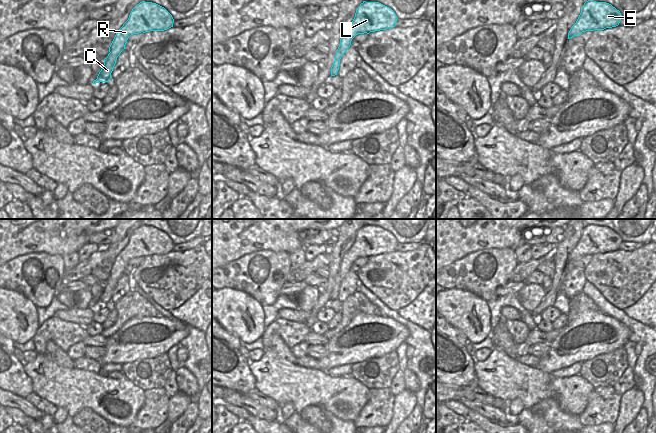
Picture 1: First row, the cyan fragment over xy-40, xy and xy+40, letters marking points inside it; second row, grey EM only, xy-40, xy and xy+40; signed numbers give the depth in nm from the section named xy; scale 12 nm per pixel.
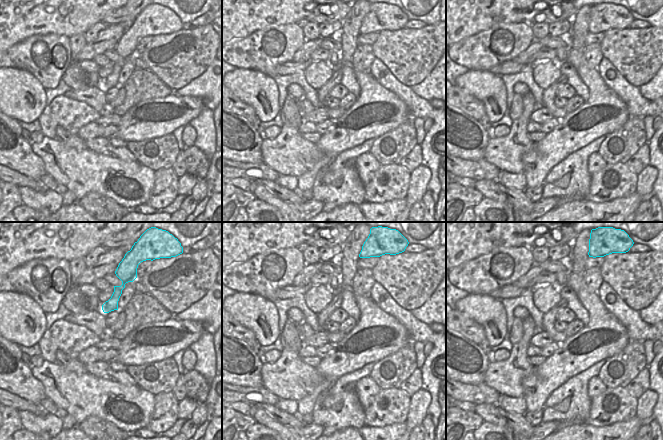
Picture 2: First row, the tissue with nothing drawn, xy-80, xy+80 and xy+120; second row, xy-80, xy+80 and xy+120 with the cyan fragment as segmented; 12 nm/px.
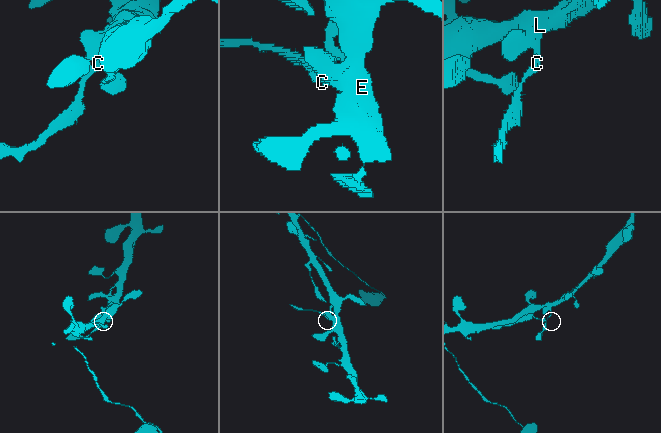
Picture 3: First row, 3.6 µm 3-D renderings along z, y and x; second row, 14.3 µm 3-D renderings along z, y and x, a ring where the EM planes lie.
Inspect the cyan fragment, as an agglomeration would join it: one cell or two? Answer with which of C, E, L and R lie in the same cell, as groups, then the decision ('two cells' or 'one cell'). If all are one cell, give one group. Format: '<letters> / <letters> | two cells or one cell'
C / E L R | two cells

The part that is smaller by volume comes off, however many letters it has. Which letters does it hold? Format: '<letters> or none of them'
C.

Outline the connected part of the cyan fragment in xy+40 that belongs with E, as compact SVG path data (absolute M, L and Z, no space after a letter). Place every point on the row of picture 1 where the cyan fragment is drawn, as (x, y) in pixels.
M588 0L584 3L576 23L570 29L568 39L582 32L616 27L621 19L620 11L611 4Z

